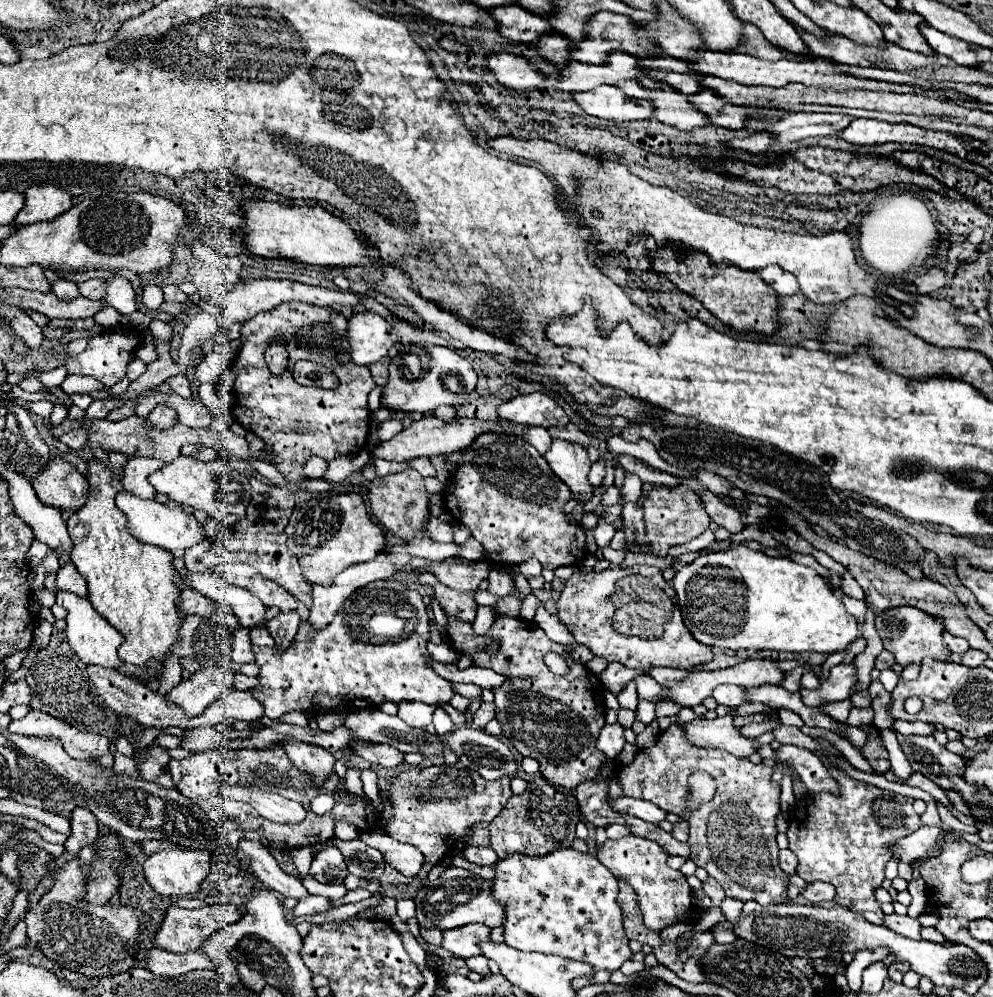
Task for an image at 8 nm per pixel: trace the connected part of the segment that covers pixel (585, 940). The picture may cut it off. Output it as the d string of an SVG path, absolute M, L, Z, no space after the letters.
M558 848L556 852L550 852L548 856L506 856L502 860L498 860L494 864L494 872L496 876L492 878L492 898L494 900L500 900L500 904L504 904L504 910L506 910L506 916L504 916L504 942L512 948L518 948L518 950L530 950L530 952L542 952L542 954L558 954L558 956L564 956L564 958L570 958L570 960L580 960L588 966L592 966L594 972L598 970L608 970L608 972L616 972L626 960L630 960L632 952L628 948L628 938L624 934L624 928L622 928L622 906L618 904L616 896L618 896L618 878L612 876L612 872L608 872L604 868L604 864L600 864L600 860L596 856L592 856L590 852L578 852L574 848Z

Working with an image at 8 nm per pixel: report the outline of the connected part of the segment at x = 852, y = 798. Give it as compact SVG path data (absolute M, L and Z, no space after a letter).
M818 754L822 764L828 766L832 778L840 784L840 794L832 796L828 792L808 794L802 800L796 800L796 814L790 820L790 850L798 856L798 876L810 882L830 882L836 888L836 902L852 908L854 912L862 914L872 924L882 924L882 908L876 900L876 890L882 886L882 868L870 868L872 860L878 862L878 854L882 856L882 832L914 832L922 826L920 816L914 812L912 802L914 798L898 796L888 790L880 790L872 784L860 782L850 778L840 766L832 764L826 754Z

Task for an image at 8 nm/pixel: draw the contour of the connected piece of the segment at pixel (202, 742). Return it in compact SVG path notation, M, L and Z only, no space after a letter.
M192 728L192 730L184 732L182 748L190 750L190 752L202 752L202 750L216 748L222 740L230 740L230 738L226 738L216 728Z

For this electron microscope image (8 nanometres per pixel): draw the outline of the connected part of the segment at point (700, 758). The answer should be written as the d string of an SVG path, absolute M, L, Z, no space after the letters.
M672 724L664 730L652 748L644 748L636 752L632 764L622 766L616 770L616 778L622 786L624 796L642 798L654 802L666 813L684 814L684 796L688 796L688 776L692 772L708 772L716 780L716 796L696 808L696 812L688 812L688 826L690 826L690 860L694 860L700 868L704 868L726 892L726 898L736 898L742 902L756 900L758 904L778 904L788 900L788 884L790 876L780 868L778 862L778 846L776 846L776 828L774 820L780 814L780 784L772 782L772 768L762 764L750 764L744 758L736 758L724 750L704 750L690 746L680 726Z

